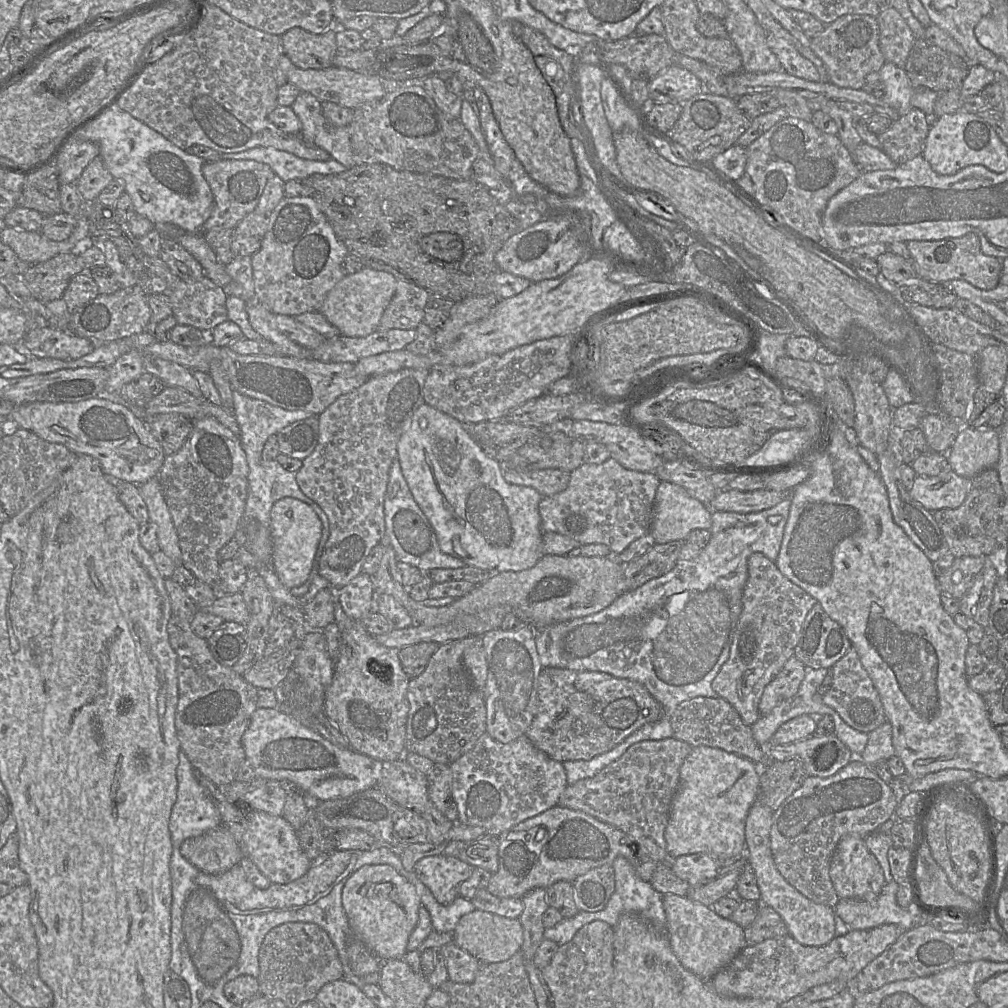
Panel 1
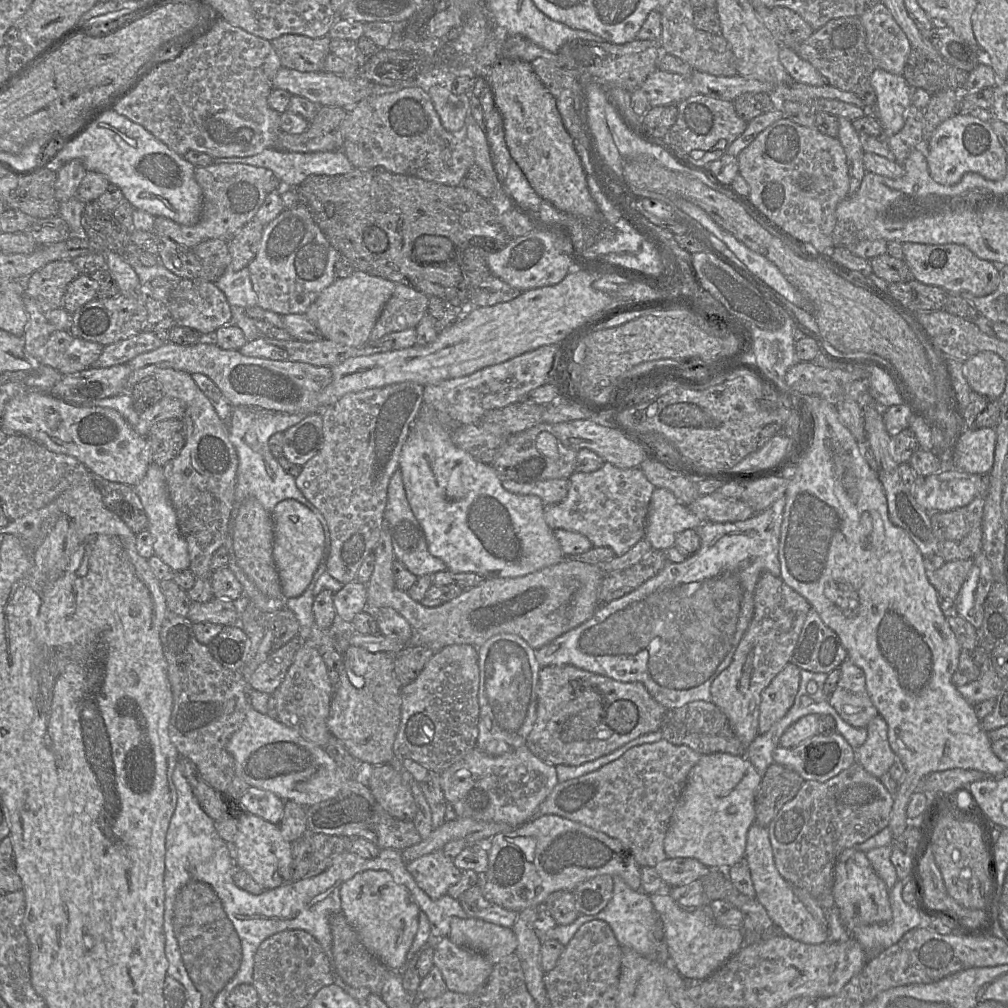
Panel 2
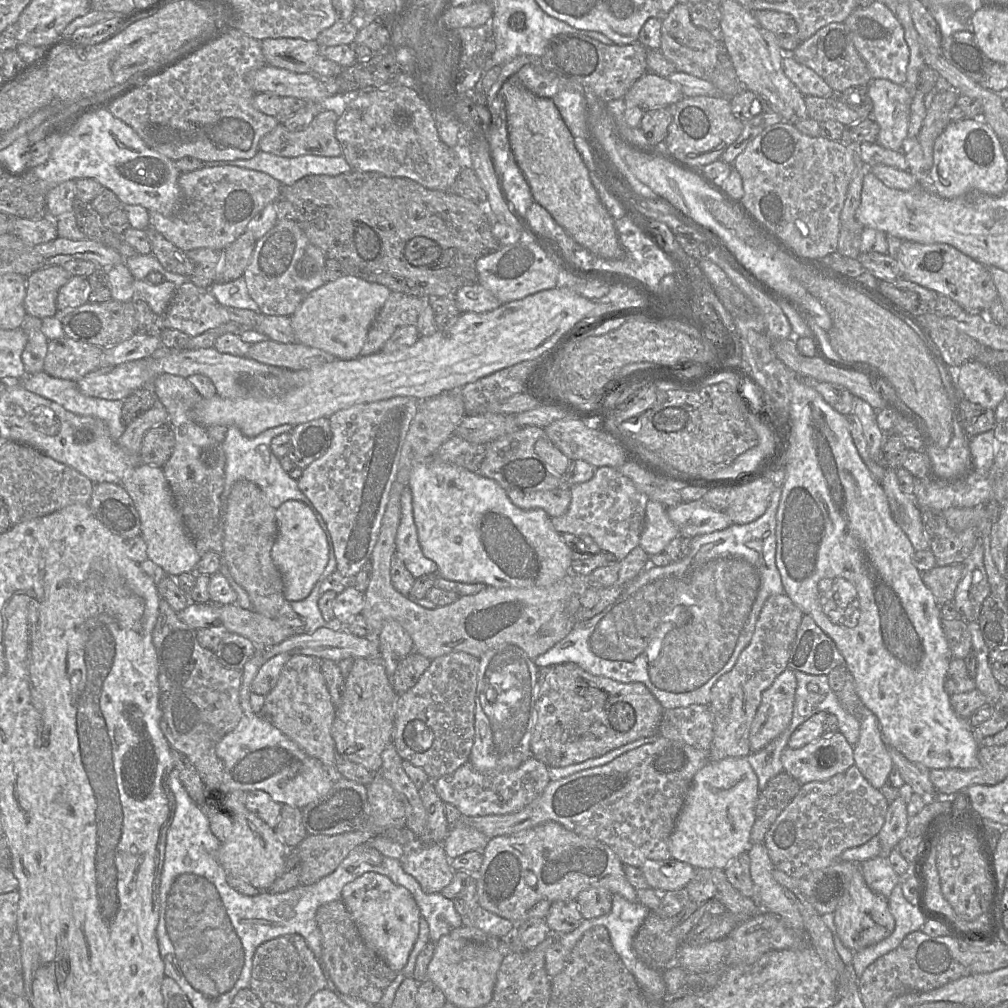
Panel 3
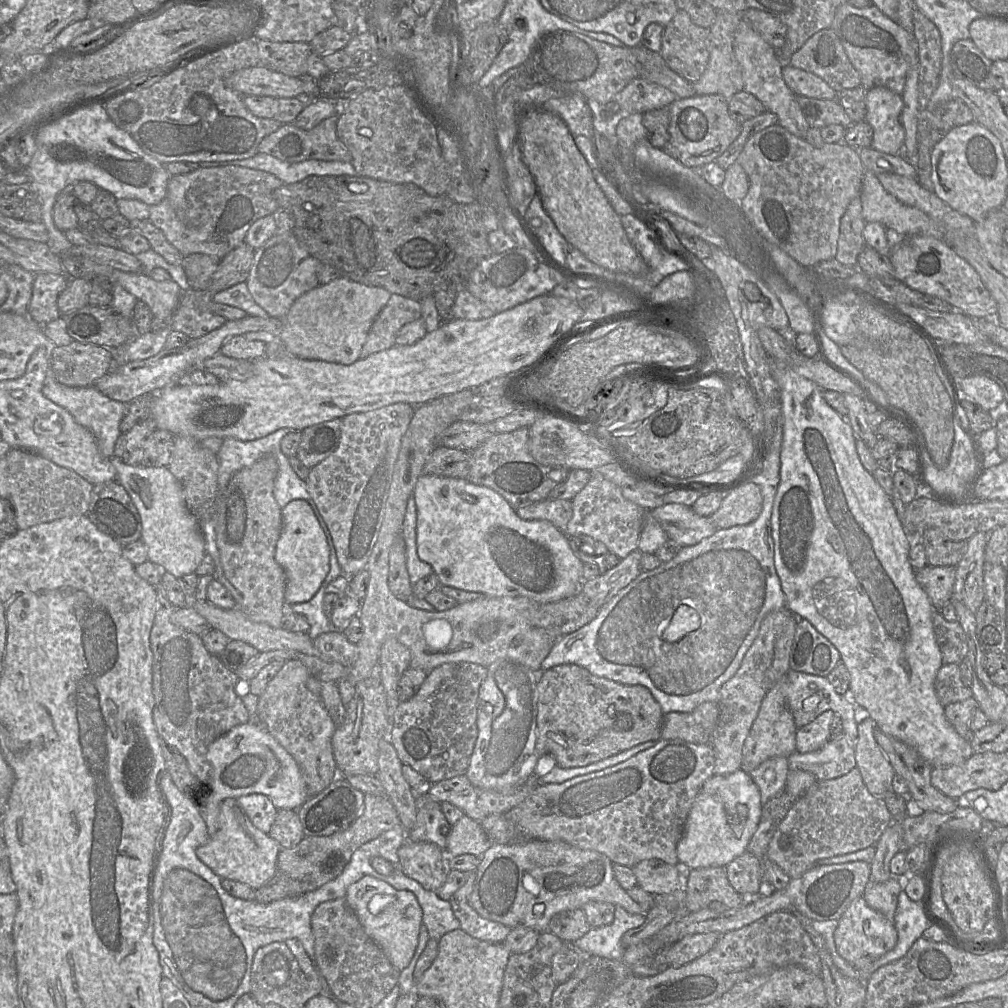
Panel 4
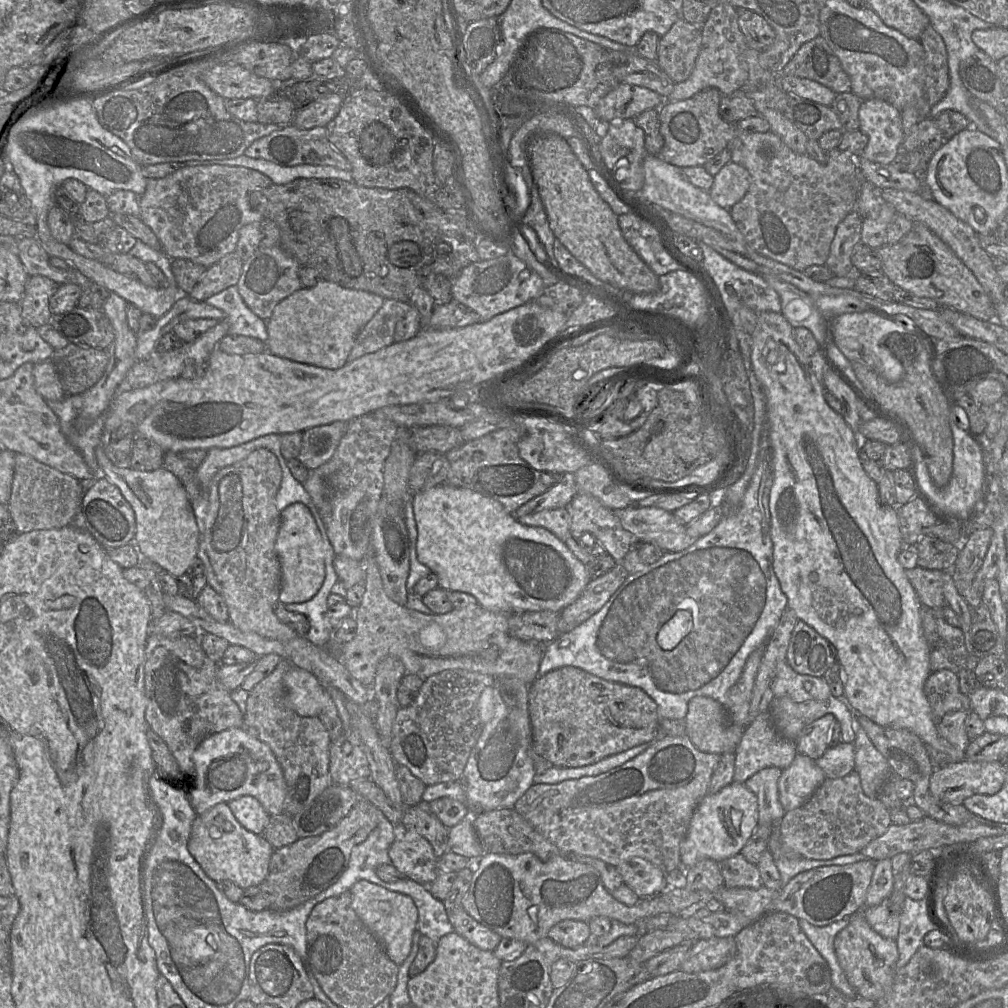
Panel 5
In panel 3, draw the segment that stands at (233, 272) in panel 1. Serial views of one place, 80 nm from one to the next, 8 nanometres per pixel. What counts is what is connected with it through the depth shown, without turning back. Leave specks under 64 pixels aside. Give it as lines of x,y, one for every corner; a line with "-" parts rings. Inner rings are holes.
244,275
232,282
215,282
210,290
216,300
224,307
248,309
261,313
259,306
249,294

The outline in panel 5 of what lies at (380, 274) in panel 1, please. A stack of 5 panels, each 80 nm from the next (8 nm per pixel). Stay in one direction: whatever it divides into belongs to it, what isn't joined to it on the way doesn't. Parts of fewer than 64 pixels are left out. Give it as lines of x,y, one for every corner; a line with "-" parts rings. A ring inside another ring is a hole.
326,280
313,287
302,287
287,297
266,320
267,351
294,362
327,369
340,368
348,362
357,335
384,301
379,295
344,288

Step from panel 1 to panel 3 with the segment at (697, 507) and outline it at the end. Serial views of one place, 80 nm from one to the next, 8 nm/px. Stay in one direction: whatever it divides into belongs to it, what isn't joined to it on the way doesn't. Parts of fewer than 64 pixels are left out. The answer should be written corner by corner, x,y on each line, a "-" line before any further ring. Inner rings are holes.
649,500
639,546
649,556
663,553
667,544
678,534
679,529
668,517
667,508
657,501

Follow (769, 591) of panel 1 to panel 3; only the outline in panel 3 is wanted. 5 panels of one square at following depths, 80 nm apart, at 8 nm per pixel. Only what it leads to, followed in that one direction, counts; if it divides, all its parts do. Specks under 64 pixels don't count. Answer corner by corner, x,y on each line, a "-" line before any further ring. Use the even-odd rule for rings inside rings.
785,593
770,596
765,601
749,644
740,653
734,667
723,674
711,689
708,705
714,726
709,749
711,761
728,757
747,758
751,753
750,728
761,703
762,693
788,667
791,647
803,615

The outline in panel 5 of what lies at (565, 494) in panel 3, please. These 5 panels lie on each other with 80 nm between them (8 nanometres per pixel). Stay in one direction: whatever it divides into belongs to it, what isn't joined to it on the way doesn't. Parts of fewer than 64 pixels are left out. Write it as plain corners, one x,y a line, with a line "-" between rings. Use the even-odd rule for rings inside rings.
569,506
528,514
518,520
526,526
545,528
564,542
571,534

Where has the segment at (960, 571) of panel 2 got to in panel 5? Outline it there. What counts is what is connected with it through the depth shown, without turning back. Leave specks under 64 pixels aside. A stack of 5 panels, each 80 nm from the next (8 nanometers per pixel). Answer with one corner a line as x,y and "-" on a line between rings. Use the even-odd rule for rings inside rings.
917,566
905,572
922,606
942,608
946,604
943,586
948,578
948,571
929,570

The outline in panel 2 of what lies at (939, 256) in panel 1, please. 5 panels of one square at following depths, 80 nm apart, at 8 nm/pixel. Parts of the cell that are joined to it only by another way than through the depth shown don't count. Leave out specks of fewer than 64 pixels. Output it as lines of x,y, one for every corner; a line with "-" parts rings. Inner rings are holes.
903,243
903,260
908,265
914,280
937,286
949,294
968,292
982,297
993,293
1000,282
999,267
992,262
978,258
967,247
960,244
918,244

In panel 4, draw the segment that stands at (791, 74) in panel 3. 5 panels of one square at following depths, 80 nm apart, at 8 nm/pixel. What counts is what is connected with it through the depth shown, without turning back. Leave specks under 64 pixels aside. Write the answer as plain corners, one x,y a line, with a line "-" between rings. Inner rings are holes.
788,62
783,64
782,76
795,95
823,100
836,98
837,92
822,78
811,72
795,68

